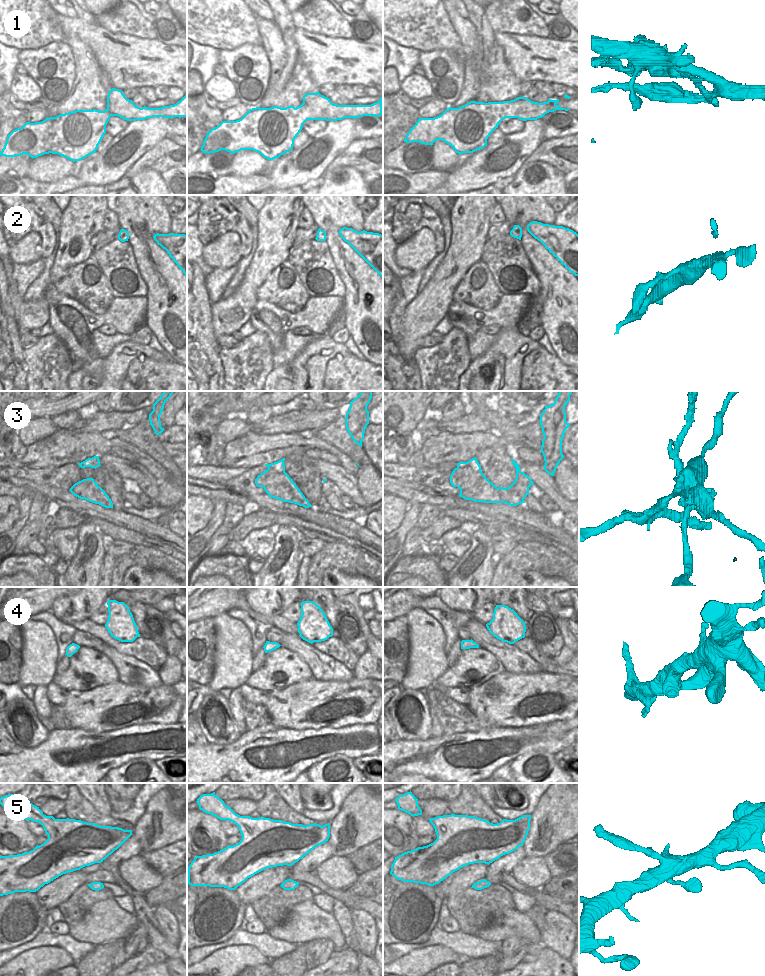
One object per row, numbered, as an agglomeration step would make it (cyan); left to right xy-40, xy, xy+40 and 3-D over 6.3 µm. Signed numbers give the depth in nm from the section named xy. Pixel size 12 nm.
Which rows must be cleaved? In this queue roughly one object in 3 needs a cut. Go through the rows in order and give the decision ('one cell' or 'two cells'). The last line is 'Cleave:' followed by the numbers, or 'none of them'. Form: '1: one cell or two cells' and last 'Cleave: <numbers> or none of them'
1: two cells
2: one cell
3: two cells
4: one cell
5: one cell
Cleave: 1, 3

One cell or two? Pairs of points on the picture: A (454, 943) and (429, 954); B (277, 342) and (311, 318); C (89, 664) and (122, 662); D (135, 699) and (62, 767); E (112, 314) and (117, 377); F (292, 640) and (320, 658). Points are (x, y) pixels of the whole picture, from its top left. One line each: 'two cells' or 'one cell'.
A: two cells
B: one cell
C: two cells
D: two cells
E: two cells
F: one cell

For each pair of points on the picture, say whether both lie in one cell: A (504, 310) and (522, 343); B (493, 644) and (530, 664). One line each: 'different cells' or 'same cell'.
A: different cells
B: same cell

